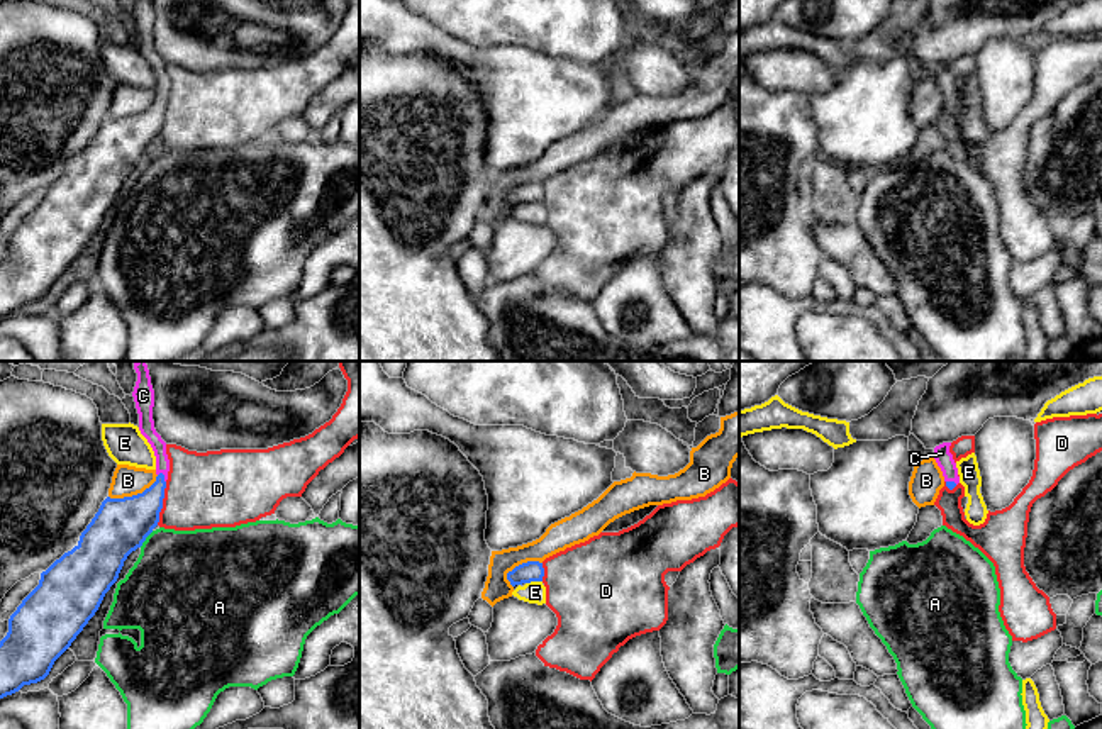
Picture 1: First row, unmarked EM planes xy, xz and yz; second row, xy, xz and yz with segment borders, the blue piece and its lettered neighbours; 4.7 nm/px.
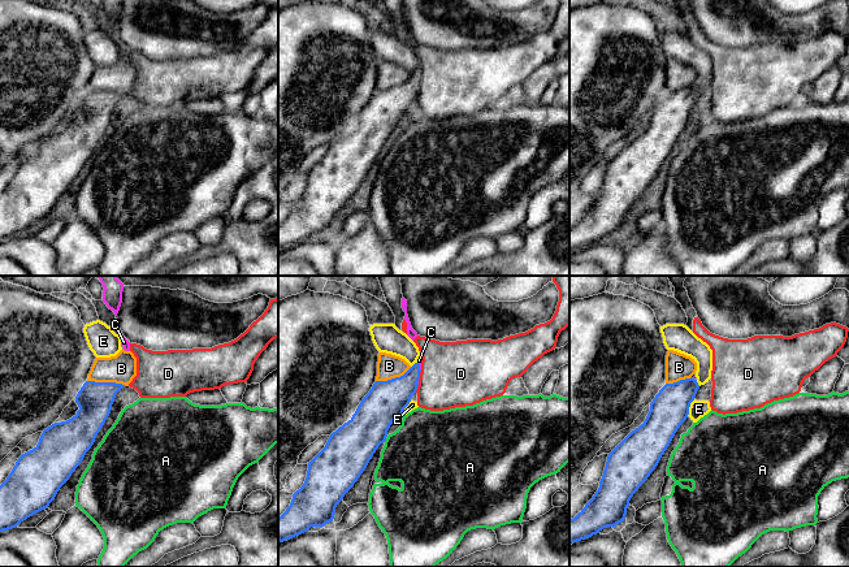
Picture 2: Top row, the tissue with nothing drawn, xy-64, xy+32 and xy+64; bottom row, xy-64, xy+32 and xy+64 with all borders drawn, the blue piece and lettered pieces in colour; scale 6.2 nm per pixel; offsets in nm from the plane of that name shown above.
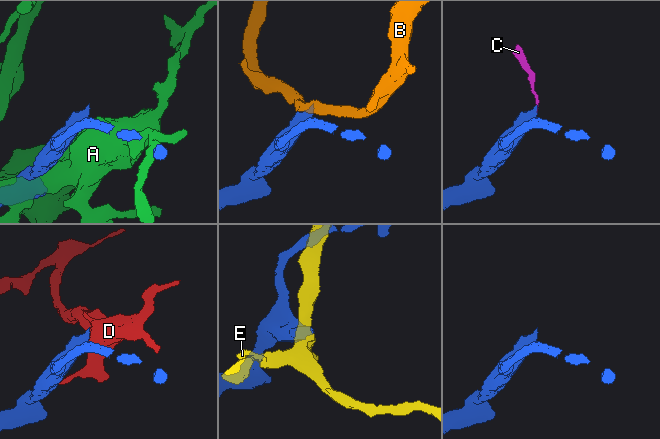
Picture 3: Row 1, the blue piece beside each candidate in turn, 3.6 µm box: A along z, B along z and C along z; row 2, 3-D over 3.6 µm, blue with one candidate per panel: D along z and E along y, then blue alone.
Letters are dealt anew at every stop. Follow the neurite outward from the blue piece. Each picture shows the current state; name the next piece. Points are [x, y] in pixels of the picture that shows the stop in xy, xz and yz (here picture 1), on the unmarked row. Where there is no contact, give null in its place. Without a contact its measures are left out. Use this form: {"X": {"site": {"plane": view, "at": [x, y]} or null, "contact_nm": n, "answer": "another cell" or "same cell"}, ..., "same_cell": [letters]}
{"A": {"site": {"plane": "xy", "at": [144, 160]}, "contact_nm": 100, "answer": "another cell"}, "B": {"site": {"plane": "xy", "at": [134, 116]}, "contact_nm": 260, "answer": "another cell"}, "C": {"site": {"plane": "xy", "at": [163, 97]}, "contact_nm": 60, "answer": "same cell"}, "D": {"site": {"plane": "xy", "at": [161, 124]}, "contact_nm": 220, "answer": "another cell"}, "E": {"site": {"plane": "xz", "at": [533, 200]}, "contact_nm": 80, "answer": "another cell"}, "same_cell": ["C"]}

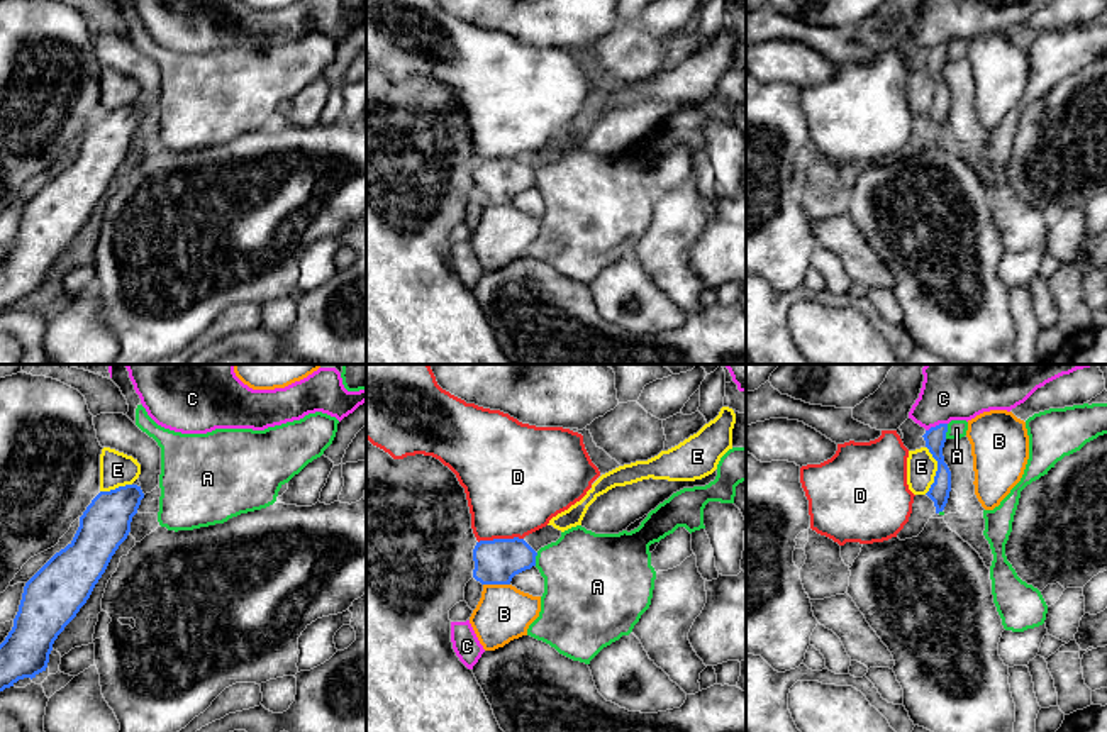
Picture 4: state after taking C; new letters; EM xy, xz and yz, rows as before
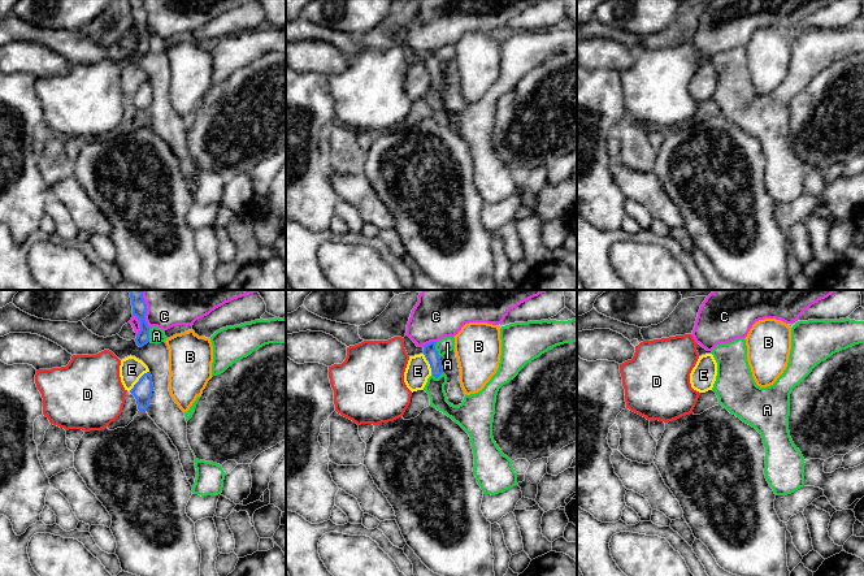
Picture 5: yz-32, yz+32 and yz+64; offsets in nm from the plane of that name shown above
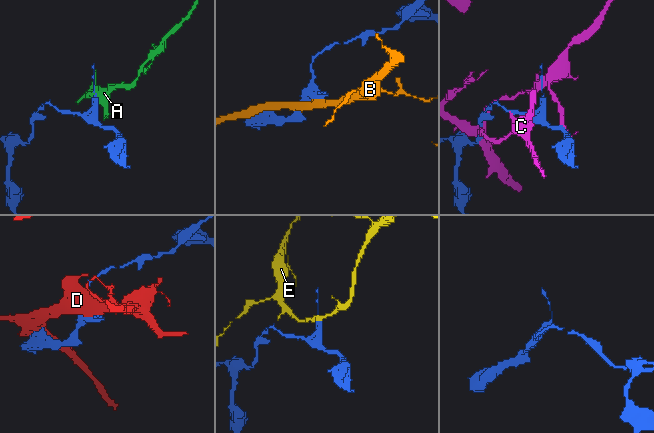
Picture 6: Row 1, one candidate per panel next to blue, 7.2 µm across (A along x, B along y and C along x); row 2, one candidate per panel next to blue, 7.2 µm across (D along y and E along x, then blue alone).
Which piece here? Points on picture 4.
{"A": {"site": {"plane": "yz", "at": [946, 51]}, "contact_nm": 70, "answer": "another cell"}, "B": {"site": {"plane": "xz", "at": [497, 204]}, "contact_nm": 130, "answer": "another cell"}, "C": {"site": {"plane": "yz", "at": [936, 46]}, "contact_nm": 110, "answer": "another cell"}, "D": {"site": {"plane": "xz", "at": [500, 160]}, "contact_nm": 220, "answer": "another cell"}, "E": {"site": {"plane": "yz", "at": [938, 90]}, "contact_nm": 240, "answer": "another cell"}, "same_cell": []}

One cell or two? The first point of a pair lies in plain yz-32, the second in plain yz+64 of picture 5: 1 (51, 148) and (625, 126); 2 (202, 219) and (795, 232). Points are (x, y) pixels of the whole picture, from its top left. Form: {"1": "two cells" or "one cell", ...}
{"1": "one cell", "2": "two cells"}

